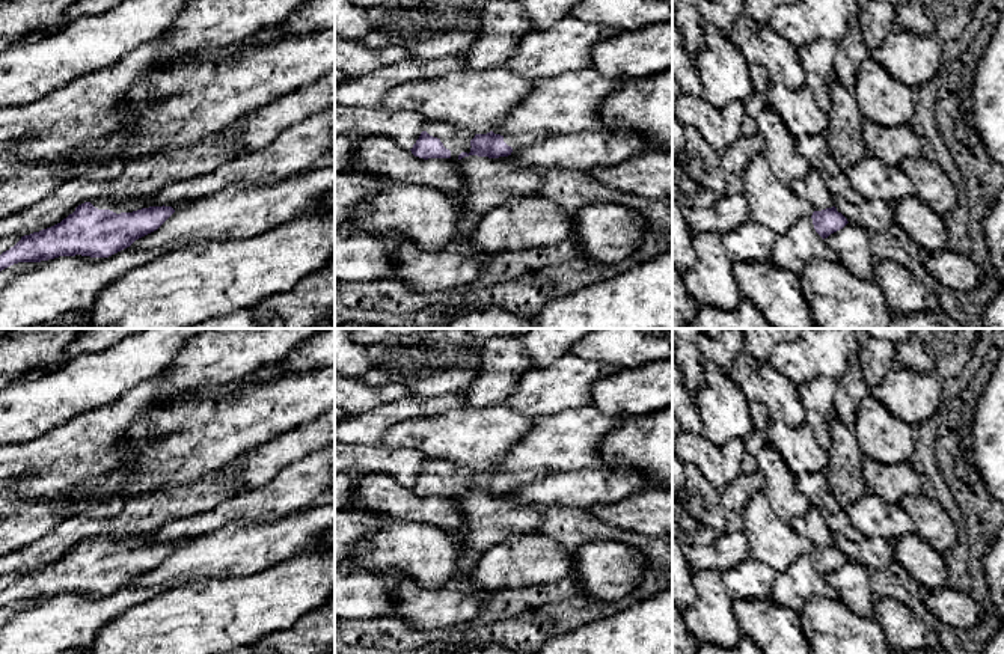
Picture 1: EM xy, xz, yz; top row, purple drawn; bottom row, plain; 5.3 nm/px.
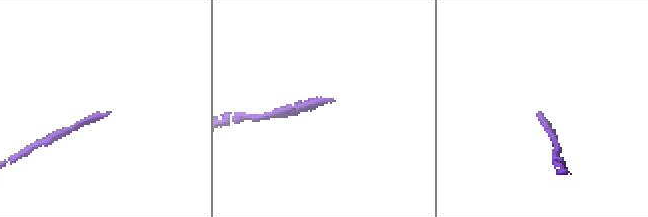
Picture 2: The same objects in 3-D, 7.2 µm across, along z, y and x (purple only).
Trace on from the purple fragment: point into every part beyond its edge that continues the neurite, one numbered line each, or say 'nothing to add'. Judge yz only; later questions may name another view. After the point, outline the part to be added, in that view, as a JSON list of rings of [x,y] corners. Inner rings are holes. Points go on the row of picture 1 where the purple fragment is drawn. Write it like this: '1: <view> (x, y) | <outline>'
1: yz (811, 189) | [[[810,169],[804,179],[790,187],[799,197],[808,200],[816,211],[834,206],[834,197],[826,190],[825,182],[816,169]]]

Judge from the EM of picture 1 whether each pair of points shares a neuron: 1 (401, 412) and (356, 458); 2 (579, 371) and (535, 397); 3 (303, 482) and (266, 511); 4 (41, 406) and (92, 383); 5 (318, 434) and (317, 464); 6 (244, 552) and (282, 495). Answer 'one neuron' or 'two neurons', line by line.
1: two neurons
2: one neuron
3: one neuron
4: one neuron
5: two neurons
6: two neurons

